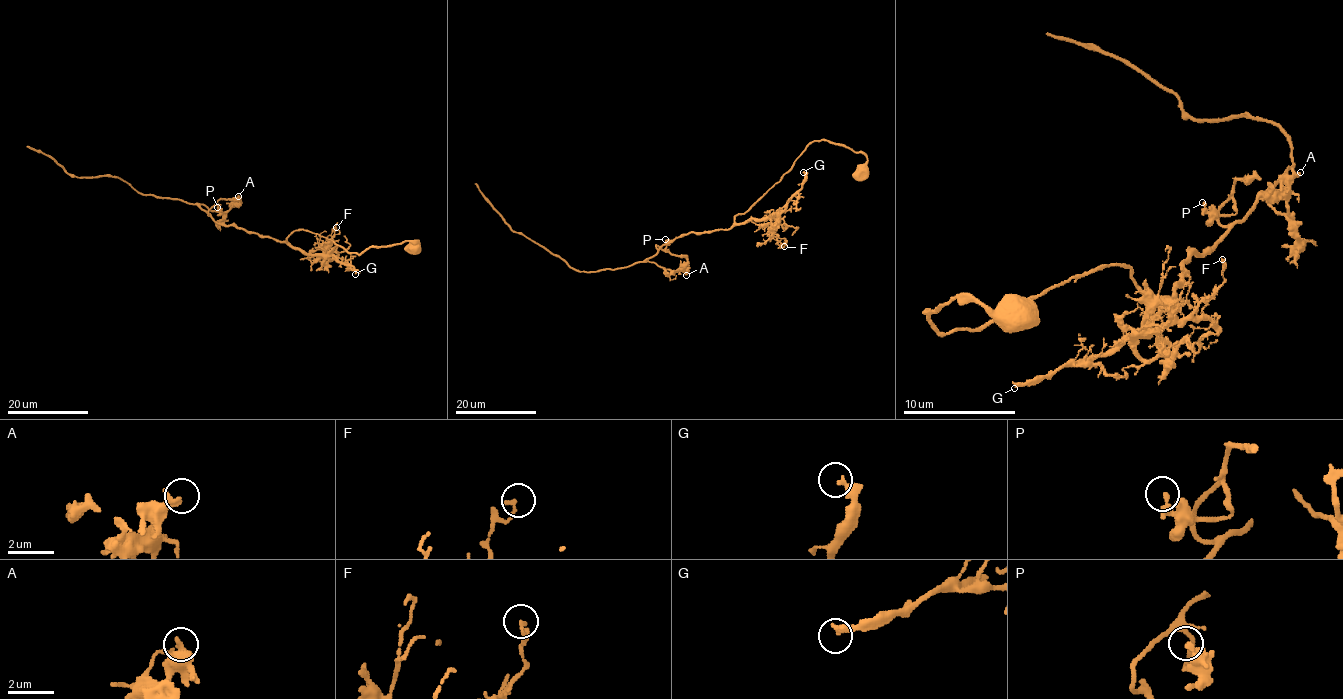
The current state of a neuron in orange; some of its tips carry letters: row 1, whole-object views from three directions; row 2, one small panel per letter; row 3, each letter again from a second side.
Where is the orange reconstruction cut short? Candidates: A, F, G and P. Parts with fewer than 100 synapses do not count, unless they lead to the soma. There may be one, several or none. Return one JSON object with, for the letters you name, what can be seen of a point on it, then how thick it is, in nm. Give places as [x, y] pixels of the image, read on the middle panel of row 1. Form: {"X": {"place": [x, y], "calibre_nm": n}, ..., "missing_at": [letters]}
{"missing_at": []}

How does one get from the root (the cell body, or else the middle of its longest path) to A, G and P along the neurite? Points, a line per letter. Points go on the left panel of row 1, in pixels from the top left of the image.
A: (415, 245), (405, 240), (349, 252), (302, 229), (280, 241), (221, 225), (200, 207), (224, 212), (238, 196)
G: (415, 245), (405, 240), (357, 253), (302, 229), (287, 237), (307, 253), (350, 264), (355, 274)
P: (415, 245), (419, 243), (405, 240), (349, 252), (302, 229), (280, 241), (215, 222), (208, 211), (217, 207)

